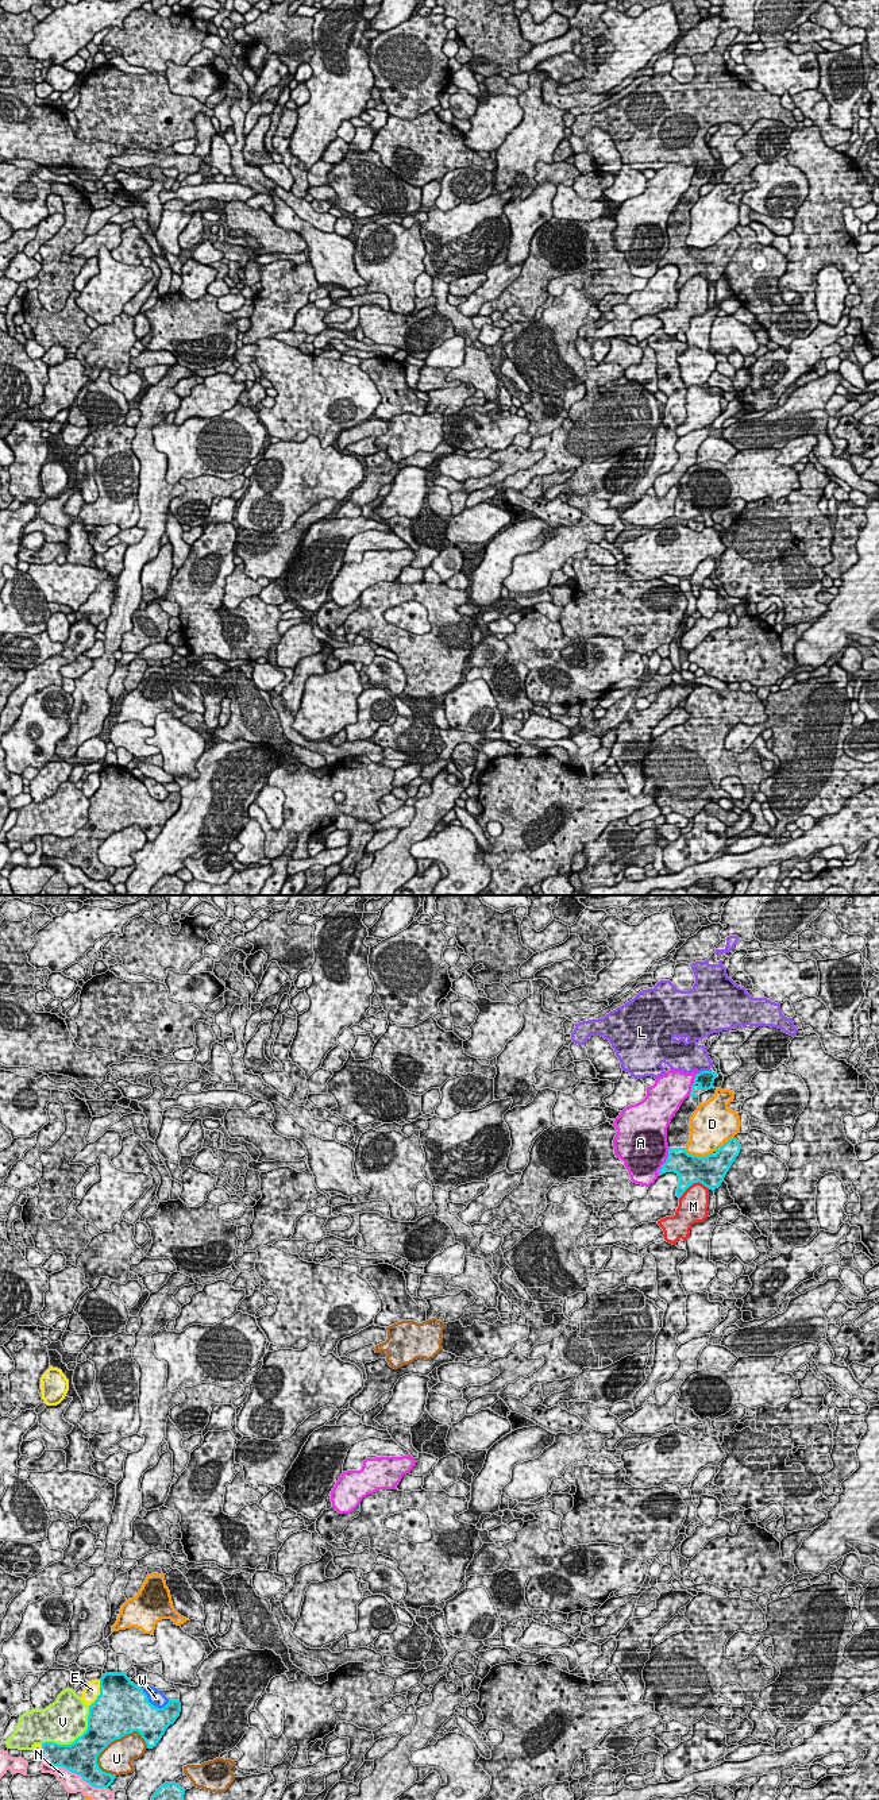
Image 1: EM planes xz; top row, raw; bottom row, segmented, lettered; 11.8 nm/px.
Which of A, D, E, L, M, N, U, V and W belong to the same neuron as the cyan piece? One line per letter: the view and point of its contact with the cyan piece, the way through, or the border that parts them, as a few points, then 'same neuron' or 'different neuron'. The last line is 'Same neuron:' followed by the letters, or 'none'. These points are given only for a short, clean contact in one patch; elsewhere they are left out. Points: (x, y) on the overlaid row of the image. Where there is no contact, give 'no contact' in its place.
A: xz (666, 1161) | different neuron
D: xz (697, 1156) | different neuron
E: xz (100, 1693) | different neuron
L: xz (704, 1071) | across xz (705, 1079), (704, 1071), (689, 1056) | same neuron
M: xz (693, 1183) | different neuron
N: xz (74, 1772) | different neuron
U: xz (118, 1738) | different neuron
V: xz (76, 1739) | different neuron
W: xz (154, 1706) | different neuron
Same neuron: L

